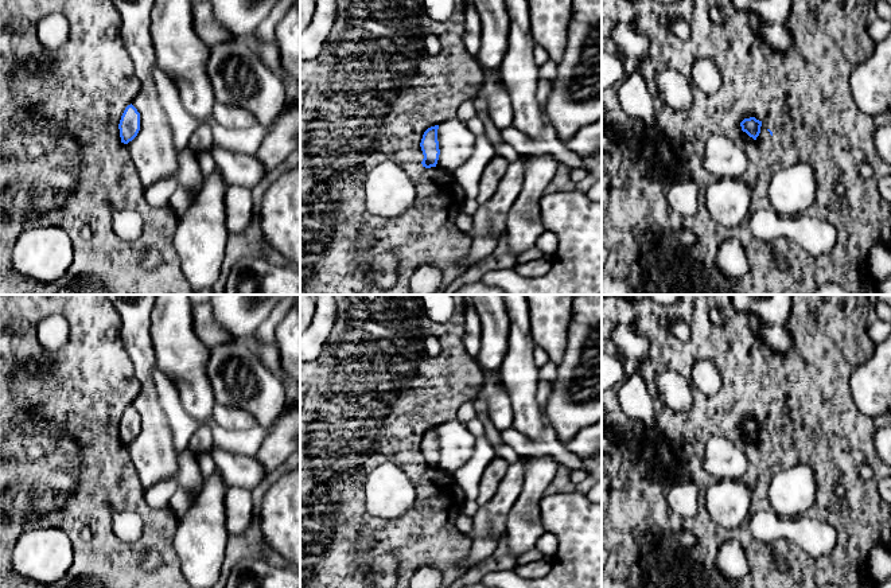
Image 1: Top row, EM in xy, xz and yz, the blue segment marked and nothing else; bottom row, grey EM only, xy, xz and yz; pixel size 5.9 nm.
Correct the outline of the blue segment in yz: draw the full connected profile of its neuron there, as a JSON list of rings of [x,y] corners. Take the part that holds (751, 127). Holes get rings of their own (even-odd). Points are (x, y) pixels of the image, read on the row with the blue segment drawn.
[[[755,117],[744,118],[740,122],[742,131],[746,132],[750,137],[756,140],[760,133],[762,121],[756,120]]]

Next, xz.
[[[439,125],[428,128],[424,132],[420,143],[420,147],[424,155],[421,164],[425,168],[436,167],[439,160],[440,149],[439,149],[439,141],[437,141],[437,129],[439,129]]]

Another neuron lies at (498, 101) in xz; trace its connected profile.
[[[480,66],[482,81],[476,97],[486,100],[487,114],[498,129],[511,128],[513,106],[511,98],[505,87],[497,69]]]

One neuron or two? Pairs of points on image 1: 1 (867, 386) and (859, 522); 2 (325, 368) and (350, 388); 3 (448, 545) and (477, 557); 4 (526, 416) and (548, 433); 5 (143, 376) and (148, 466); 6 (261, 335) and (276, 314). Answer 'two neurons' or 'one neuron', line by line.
1: two neurons
2: one neuron
3: two neurons
4: two neurons
5: one neuron
6: one neuron

